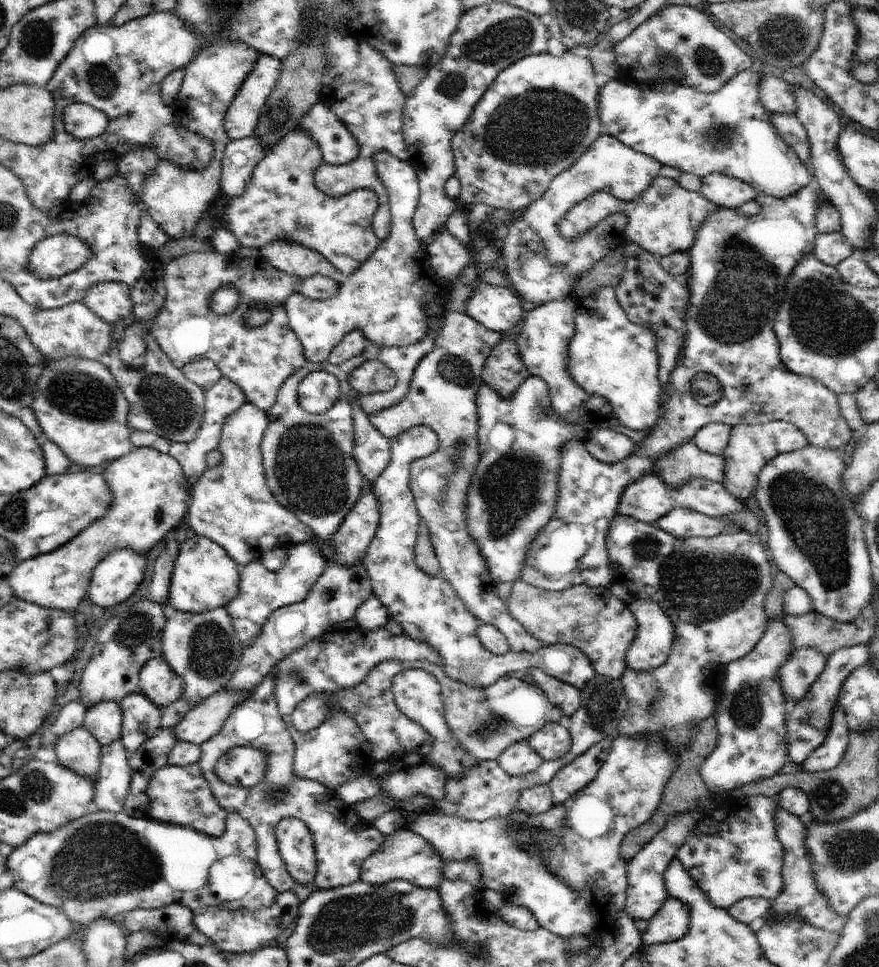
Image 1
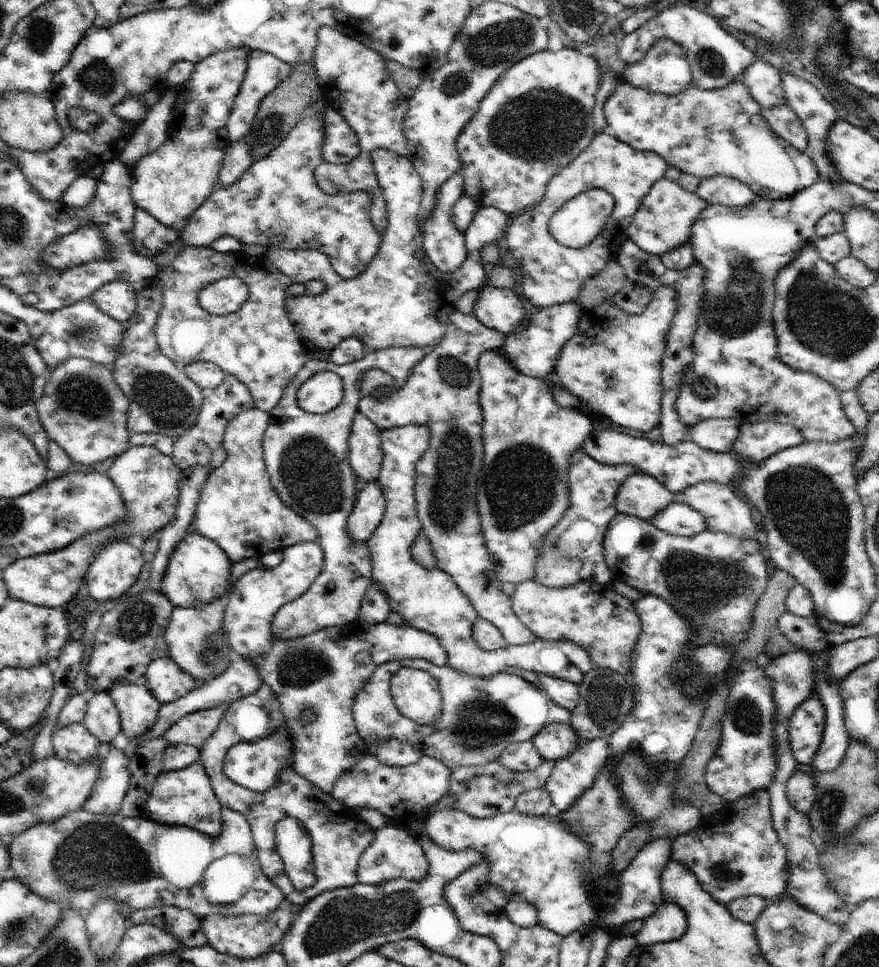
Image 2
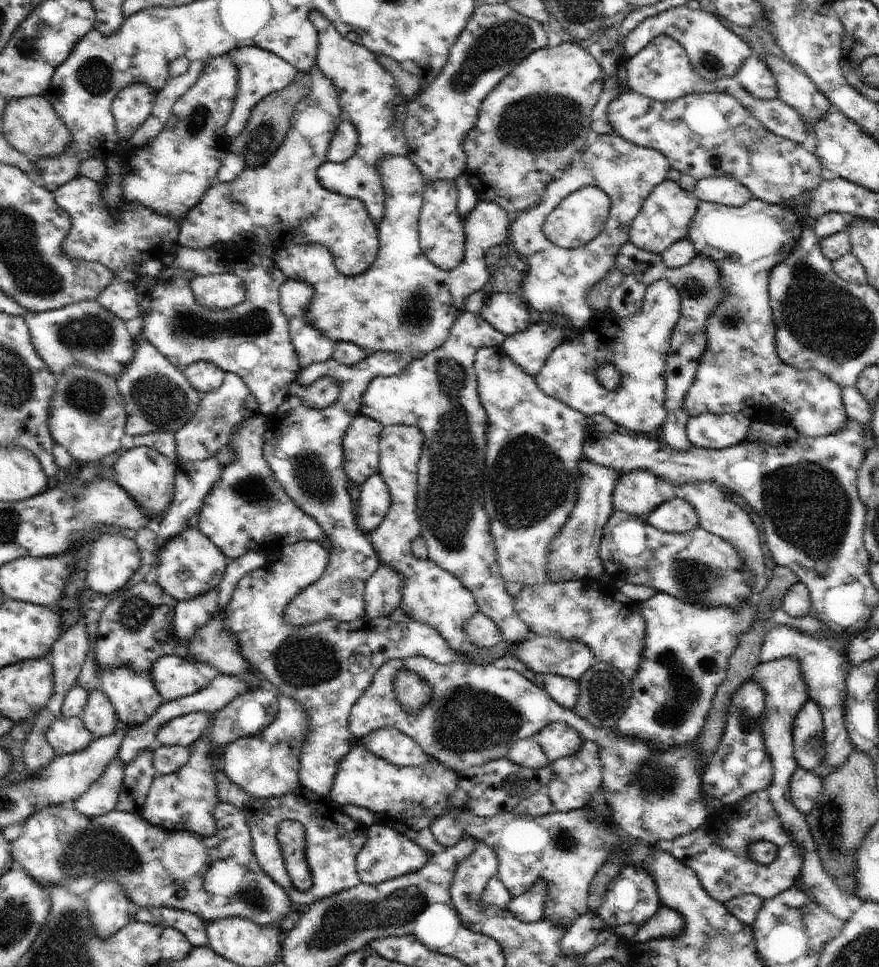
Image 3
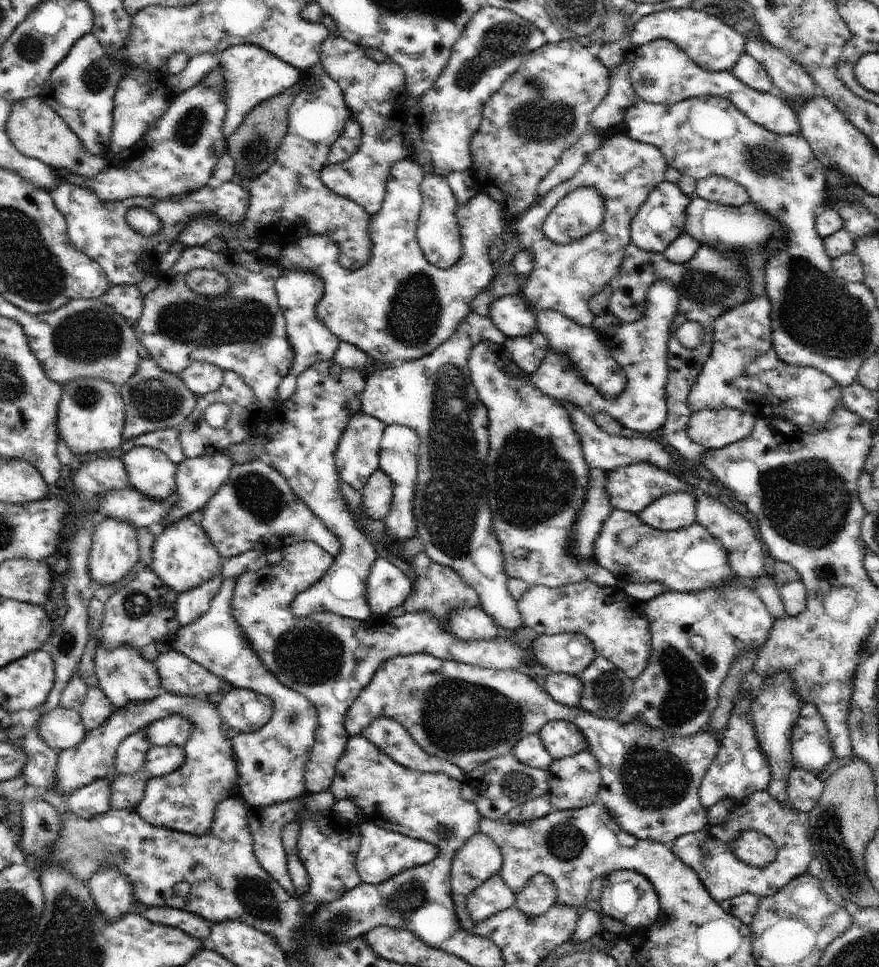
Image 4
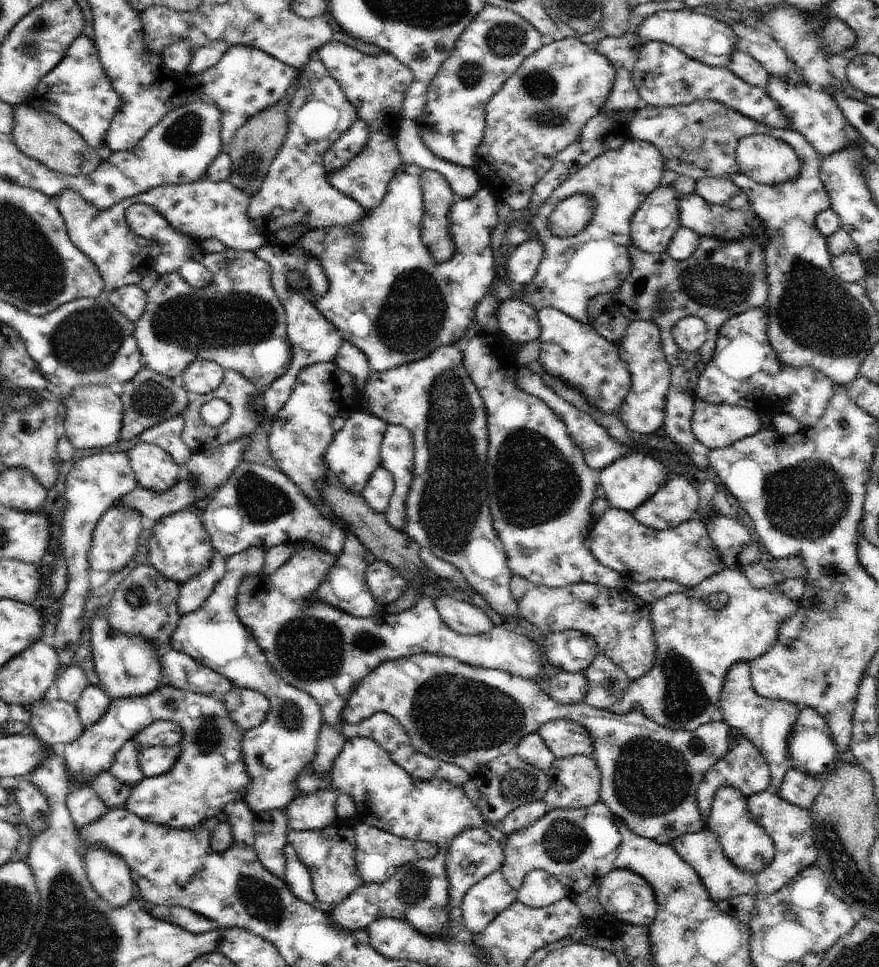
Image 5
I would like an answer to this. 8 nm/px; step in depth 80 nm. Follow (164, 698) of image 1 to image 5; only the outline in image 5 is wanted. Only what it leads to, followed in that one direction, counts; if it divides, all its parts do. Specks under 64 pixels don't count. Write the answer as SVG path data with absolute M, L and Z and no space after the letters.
M171 649L160 658L163 684L189 693L220 697L234 685L224 675L197 663L187 654Z

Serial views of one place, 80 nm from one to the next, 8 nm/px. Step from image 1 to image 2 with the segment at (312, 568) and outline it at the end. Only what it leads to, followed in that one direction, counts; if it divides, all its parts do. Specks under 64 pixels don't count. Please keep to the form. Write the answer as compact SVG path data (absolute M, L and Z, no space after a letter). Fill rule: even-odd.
M317 541L295 543L282 551L282 562L276 568L265 568L262 565L248 570L233 586L228 596L229 602L224 610L223 629L226 640L233 649L236 657L250 658L258 666L258 674L263 683L268 684L276 699L280 702L283 718L288 718L288 728L294 739L293 770L310 784L326 794L331 794L340 774L350 770L358 757L370 753L366 742L356 732L356 724L352 713L352 704L356 694L366 686L374 670L392 660L423 659L435 666L445 666L448 654L434 634L422 632L412 626L392 626L388 622L380 624L363 624L362 620L353 621L347 626L332 626L322 628L310 636L282 640L272 634L272 620L278 609L302 596L308 586L312 585L322 573L325 566L324 550ZM312 708L312 722L302 722L302 712Z

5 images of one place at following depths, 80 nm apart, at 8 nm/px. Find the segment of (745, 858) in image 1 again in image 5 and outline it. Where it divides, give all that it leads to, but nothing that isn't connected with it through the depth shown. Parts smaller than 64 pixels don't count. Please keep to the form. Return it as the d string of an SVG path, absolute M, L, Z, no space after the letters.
M770 789L748 796L747 809L750 818L773 838L775 846L772 862L759 873L745 873L736 868L725 855L718 836L707 828L697 833L680 835L669 844L684 862L696 870L715 903L740 895L774 894L783 886L793 882L795 877L817 860L816 832L809 809L789 803Z

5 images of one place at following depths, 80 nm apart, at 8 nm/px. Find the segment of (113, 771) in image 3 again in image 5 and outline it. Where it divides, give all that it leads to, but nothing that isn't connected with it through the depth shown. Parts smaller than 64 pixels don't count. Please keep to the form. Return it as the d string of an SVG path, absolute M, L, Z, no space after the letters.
M90 785L72 789L67 796L66 806L76 828L96 822L109 811L101 796Z

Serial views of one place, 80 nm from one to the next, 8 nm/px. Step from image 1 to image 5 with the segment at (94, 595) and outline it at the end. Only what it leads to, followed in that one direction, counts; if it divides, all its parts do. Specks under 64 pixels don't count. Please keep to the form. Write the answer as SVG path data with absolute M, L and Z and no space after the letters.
M110 507L97 522L88 553L89 568L104 570L115 575L128 570L129 562L138 550L139 534L142 532L141 516L128 507Z

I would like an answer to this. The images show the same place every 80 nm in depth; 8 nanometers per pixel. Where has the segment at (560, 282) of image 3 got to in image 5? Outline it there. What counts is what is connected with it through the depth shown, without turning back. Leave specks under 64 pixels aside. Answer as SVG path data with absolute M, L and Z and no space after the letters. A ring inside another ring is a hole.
M630 138L617 149L607 150L597 156L557 186L547 200L540 204L529 222L532 228L530 239L536 239L544 245L544 254L534 278L524 286L525 301L537 311L552 307L579 323L591 324L588 301L598 294L612 293L615 296L619 286L630 274L631 222L644 199L660 186L665 169L657 146ZM578 193L586 193L597 200L591 223L573 237L552 235L547 226L548 217L562 200Z

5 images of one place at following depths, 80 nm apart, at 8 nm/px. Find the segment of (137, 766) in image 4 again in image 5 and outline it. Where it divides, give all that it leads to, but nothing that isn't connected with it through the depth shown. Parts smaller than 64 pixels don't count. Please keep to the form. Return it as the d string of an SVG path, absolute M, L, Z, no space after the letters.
M128 739L115 754L114 762L108 772L122 782L136 786L142 779L146 778L141 769L141 752L144 746L132 739Z

